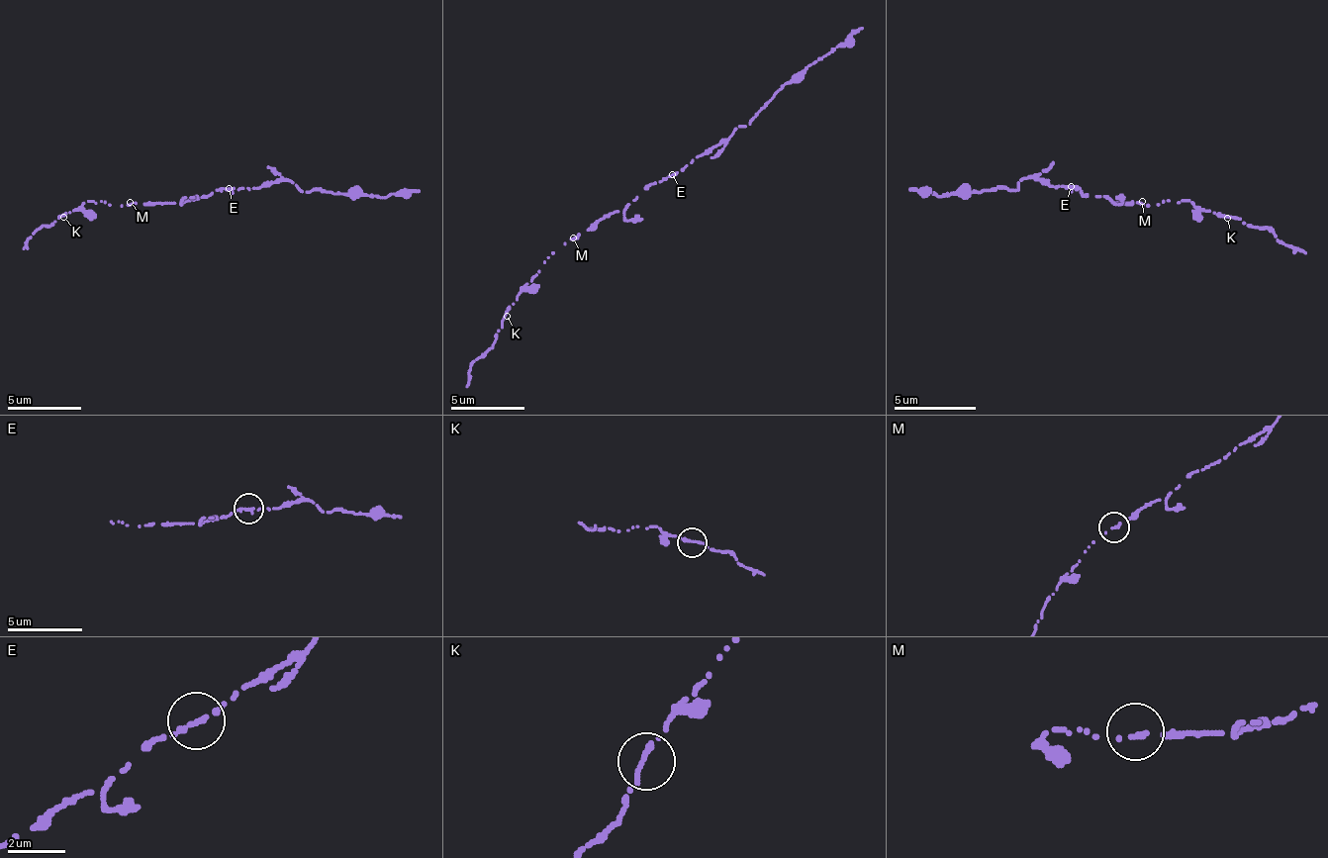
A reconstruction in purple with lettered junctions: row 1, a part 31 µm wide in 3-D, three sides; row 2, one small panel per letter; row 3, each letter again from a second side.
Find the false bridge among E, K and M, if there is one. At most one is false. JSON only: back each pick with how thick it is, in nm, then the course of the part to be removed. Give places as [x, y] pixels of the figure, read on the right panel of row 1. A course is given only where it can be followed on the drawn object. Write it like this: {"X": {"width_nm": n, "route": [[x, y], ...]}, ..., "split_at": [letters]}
{"split_at": []}

